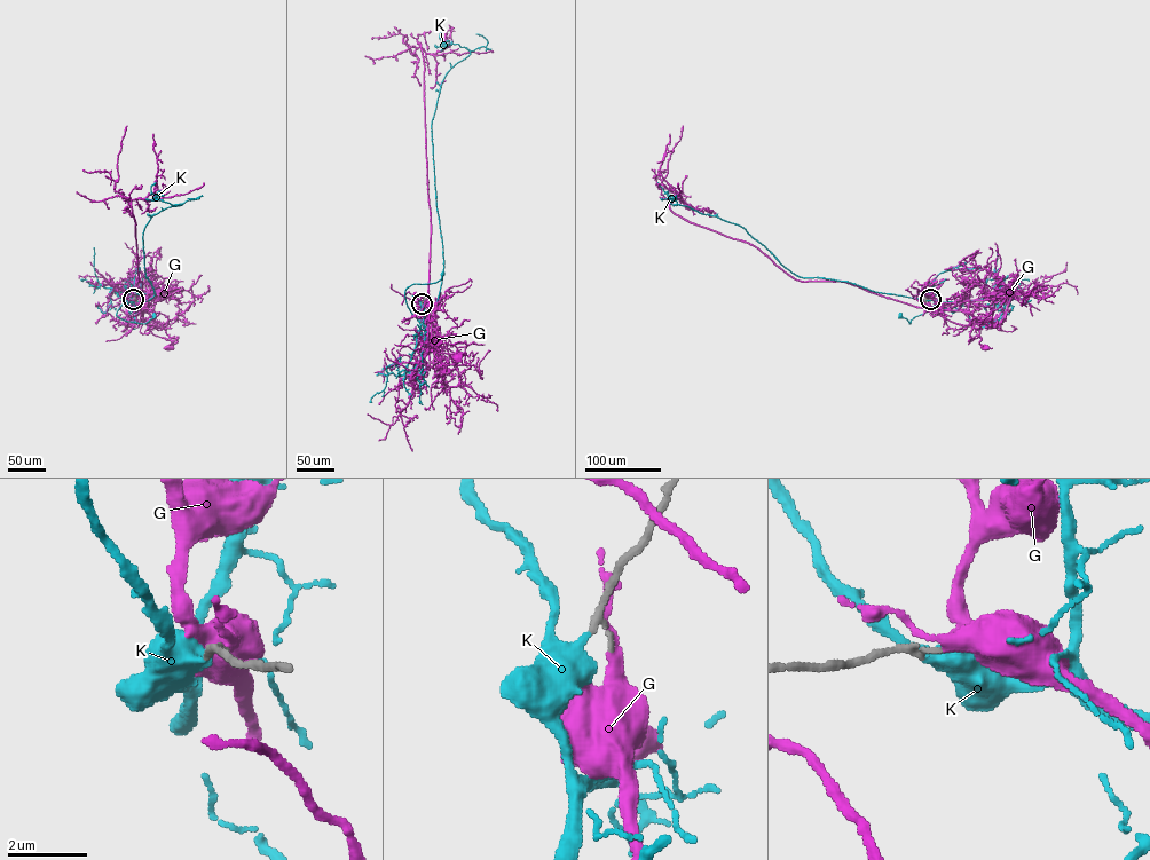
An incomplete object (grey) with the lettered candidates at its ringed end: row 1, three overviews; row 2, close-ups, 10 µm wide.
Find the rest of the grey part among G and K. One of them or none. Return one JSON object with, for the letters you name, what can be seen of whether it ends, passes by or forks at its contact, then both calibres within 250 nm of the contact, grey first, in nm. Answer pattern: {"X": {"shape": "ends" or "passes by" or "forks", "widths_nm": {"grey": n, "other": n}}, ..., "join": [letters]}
{"K": {"shape": "ends", "widths_nm": {"grey": 180, "other": 380}}, "join": ["K"]}

